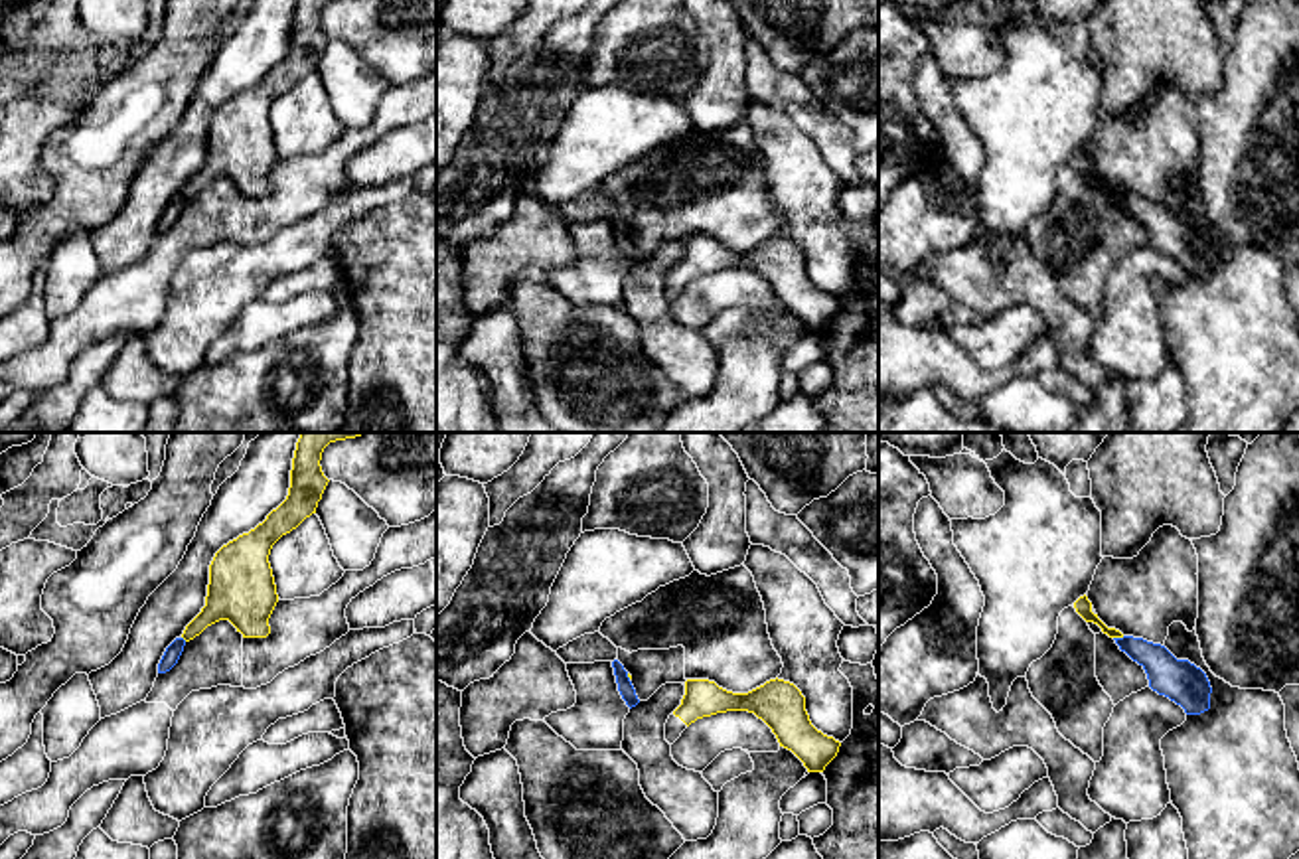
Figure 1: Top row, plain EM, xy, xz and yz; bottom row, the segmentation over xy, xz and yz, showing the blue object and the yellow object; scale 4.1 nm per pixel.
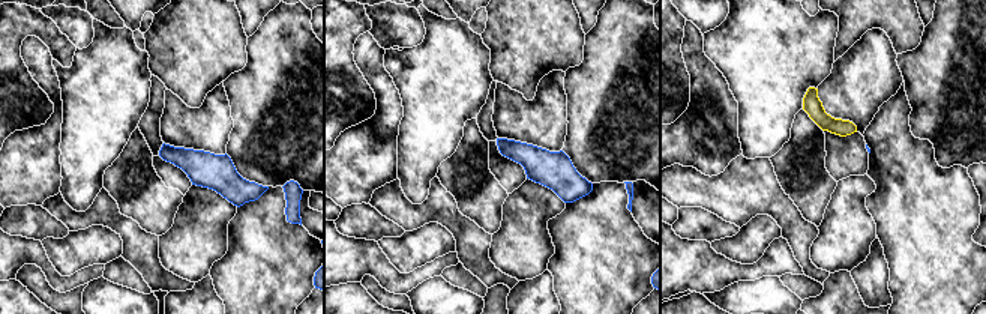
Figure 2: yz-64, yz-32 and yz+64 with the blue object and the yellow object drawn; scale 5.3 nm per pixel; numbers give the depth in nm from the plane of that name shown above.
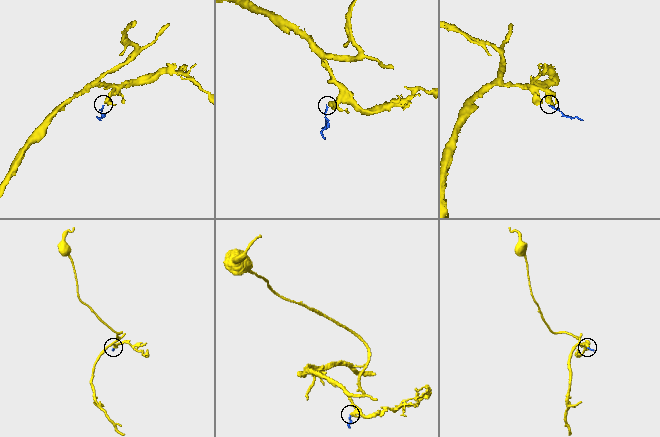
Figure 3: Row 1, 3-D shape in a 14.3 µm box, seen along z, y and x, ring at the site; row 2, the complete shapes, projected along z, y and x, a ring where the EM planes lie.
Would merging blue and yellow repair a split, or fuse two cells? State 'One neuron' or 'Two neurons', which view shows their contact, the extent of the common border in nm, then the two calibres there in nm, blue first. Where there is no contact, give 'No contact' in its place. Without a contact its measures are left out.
One neuron. Touches blue in yz. Shared border 50 nm. Thickness 150 nm (blue) against 70 nm

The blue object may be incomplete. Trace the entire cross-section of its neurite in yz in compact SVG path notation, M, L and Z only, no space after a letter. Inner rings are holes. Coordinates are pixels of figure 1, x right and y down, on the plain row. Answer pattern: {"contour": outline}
{"contour": "M1086 152L1074 160L1074 166L1086 180L1098 182L1104 192L1115 197L1121 209L1145 227L1153 249L1181 263L1186 273L1200 273L1210 267L1212 245L1200 225L1188 217L1177 217L1161 201L1123 194L1119 188L1108 186L1098 172L1092 170L1092 160Z"}

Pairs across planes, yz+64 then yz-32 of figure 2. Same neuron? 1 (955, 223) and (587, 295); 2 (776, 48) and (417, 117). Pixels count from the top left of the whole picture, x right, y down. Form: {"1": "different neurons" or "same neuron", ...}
{"1": "same neuron", "2": "same neuron"}

